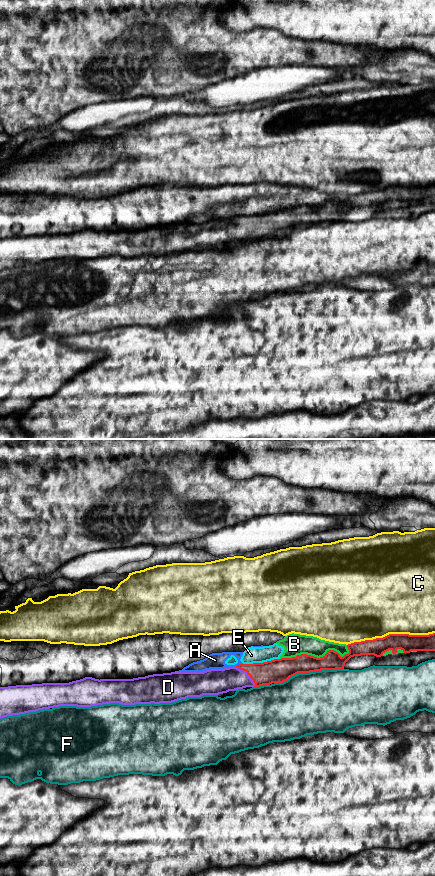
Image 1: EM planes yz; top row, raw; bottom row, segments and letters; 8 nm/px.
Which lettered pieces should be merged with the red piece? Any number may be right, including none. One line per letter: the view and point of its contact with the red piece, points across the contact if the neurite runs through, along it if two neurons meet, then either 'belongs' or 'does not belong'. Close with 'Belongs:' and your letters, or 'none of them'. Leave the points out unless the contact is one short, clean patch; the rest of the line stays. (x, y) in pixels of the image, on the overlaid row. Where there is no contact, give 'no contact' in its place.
A: meets red in yz at (239, 664); does not belong
B: meets red in yz at (315, 657); does not belong
C: meets red in yz at (390, 634); does not belong
D: meets red in yz at (247, 673); runs through yz (278, 670), (266, 673), (247, 673), (239, 677), (217, 681); belongs
E: meets red in yz at (261, 663); border along yz (279, 658), (243, 664); does not belong
F: meets red in yz at (308, 672); does not belong
Belongs: D

